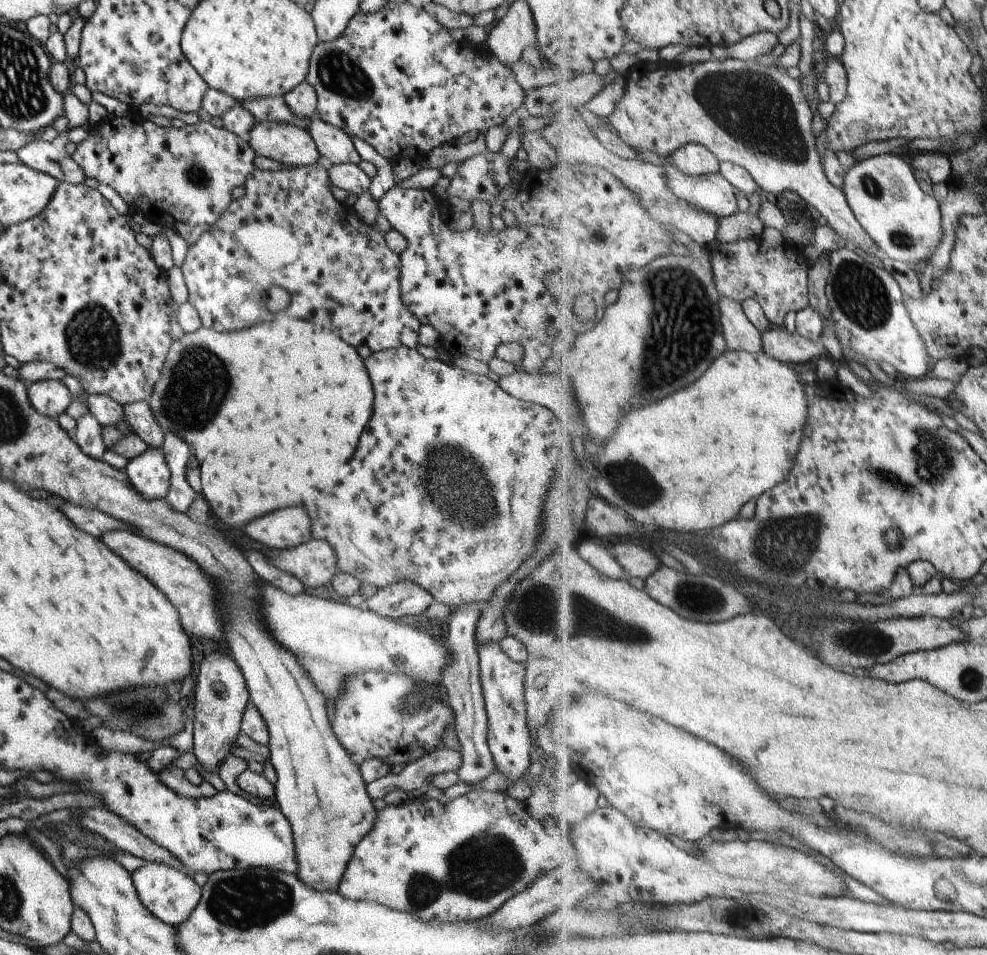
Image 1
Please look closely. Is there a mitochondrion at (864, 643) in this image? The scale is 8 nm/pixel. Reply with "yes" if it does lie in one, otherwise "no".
yes

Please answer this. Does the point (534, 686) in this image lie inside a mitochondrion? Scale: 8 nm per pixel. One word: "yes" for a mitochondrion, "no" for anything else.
no

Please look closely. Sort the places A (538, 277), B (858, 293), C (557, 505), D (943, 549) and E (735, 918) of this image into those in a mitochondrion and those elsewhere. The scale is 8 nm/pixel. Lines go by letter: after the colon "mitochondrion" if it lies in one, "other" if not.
A: other
B: mitochondrion
C: other
D: other
E: other

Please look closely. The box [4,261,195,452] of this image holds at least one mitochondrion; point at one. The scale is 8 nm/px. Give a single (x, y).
(92, 343)

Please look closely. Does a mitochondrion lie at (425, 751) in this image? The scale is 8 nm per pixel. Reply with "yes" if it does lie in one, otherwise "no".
no

